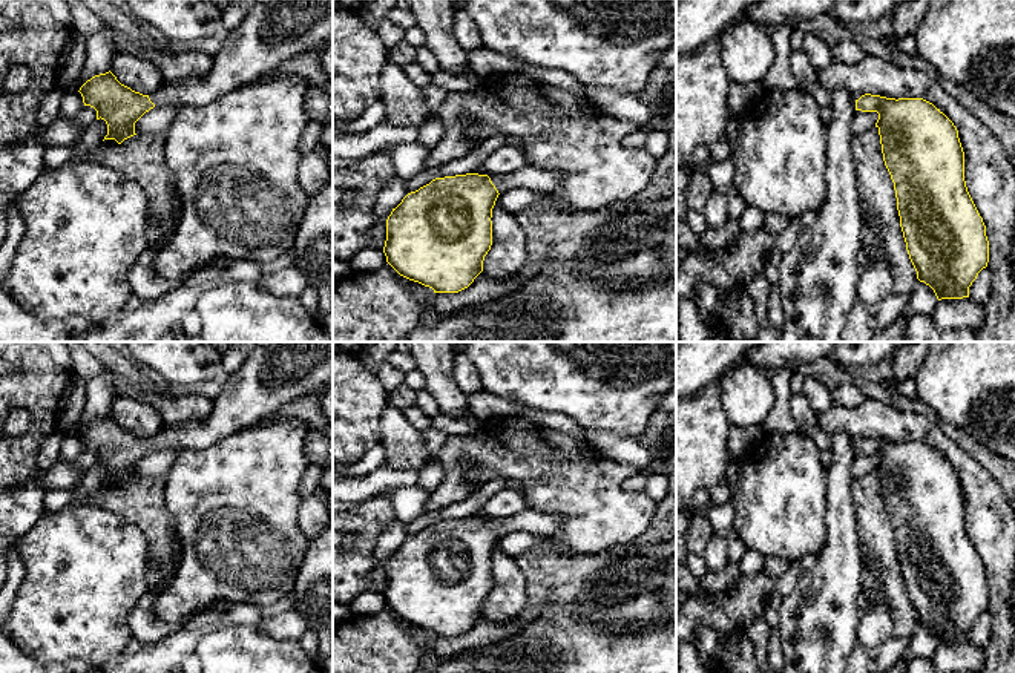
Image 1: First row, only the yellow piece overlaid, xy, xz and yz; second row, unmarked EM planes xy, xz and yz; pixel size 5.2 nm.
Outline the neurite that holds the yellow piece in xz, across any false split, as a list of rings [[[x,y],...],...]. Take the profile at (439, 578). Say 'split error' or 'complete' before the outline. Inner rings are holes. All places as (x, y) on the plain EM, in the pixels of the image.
split error; [[[532,507],[492,521],[478,517],[435,521],[408,537],[388,560],[386,606],[434,636],[458,636],[483,615],[498,538],[517,530],[552,535],[563,521]]]

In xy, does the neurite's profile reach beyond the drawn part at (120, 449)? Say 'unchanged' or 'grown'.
grown

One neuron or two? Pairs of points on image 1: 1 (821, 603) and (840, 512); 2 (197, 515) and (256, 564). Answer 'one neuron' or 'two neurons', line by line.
1: one neuron
2: one neuron

